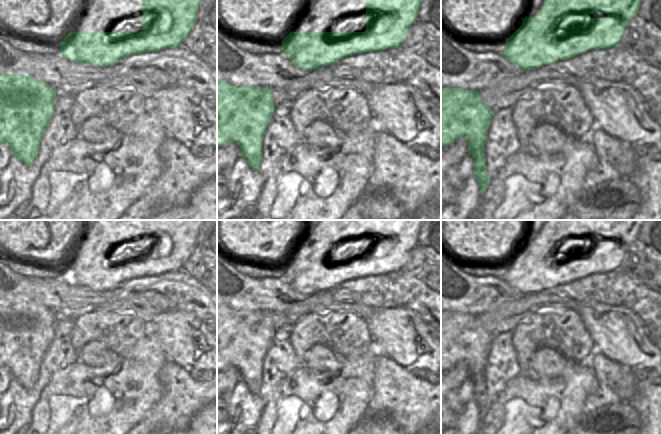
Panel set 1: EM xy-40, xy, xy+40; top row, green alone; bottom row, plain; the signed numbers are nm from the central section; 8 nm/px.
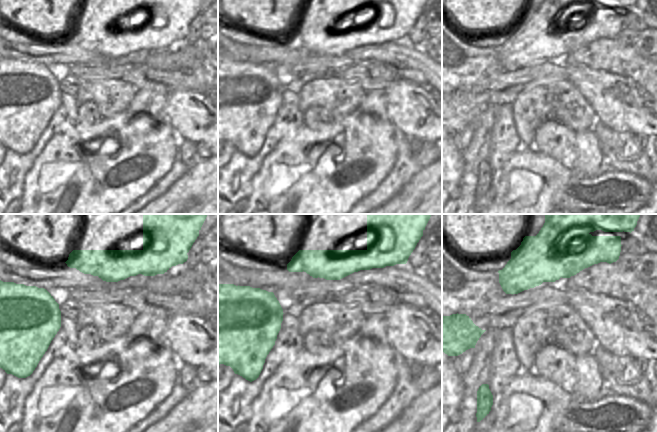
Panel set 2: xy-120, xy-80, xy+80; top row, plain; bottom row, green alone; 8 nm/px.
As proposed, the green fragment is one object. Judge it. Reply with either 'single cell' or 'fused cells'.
fused cells

